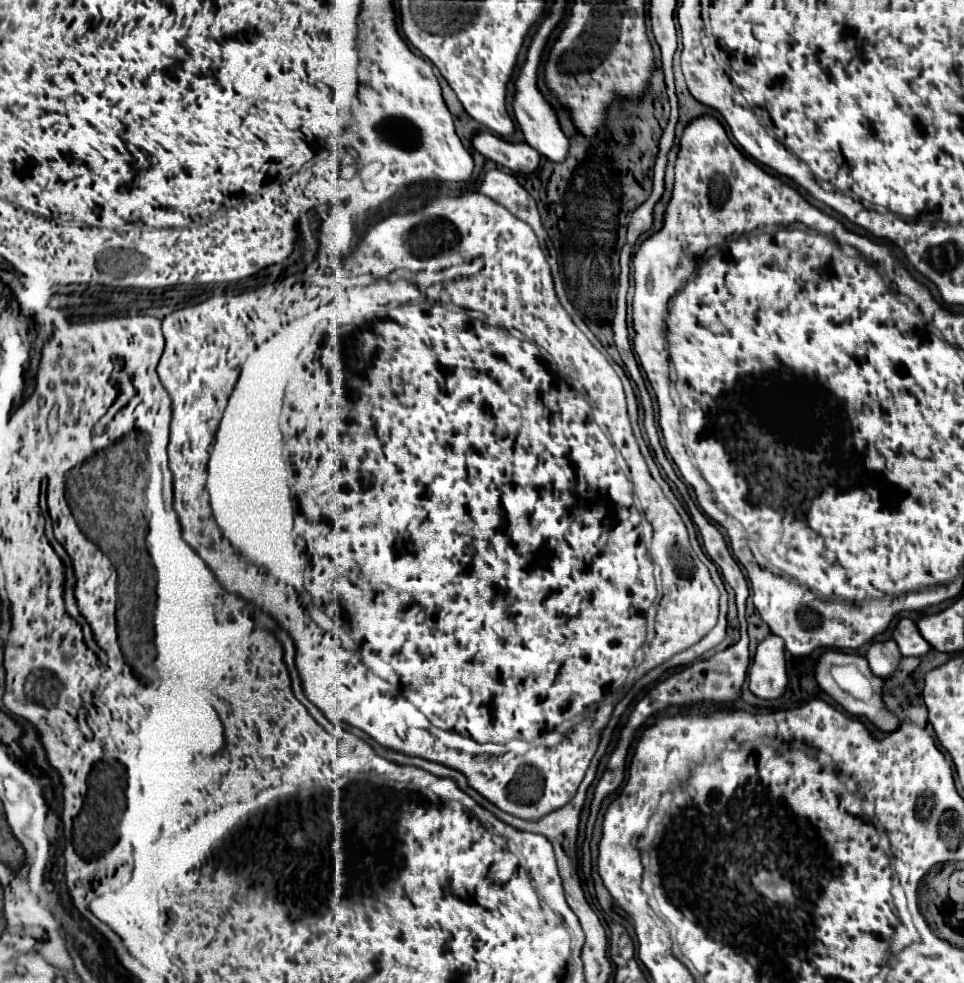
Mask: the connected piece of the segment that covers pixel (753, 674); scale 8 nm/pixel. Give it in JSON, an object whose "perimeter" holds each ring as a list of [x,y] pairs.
{"perimeter":[[[767,635],[755,651],[753,665],[749,667],[749,689],[759,699],[777,699],[785,693],[785,649],[783,639]]]}

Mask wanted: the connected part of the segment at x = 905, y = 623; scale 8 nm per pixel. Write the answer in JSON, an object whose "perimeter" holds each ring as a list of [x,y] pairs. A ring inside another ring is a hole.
{"perimeter":[[[899,619],[891,637],[903,657],[921,657],[927,655],[927,651],[931,649],[931,645],[915,629],[915,623],[911,619]]]}

